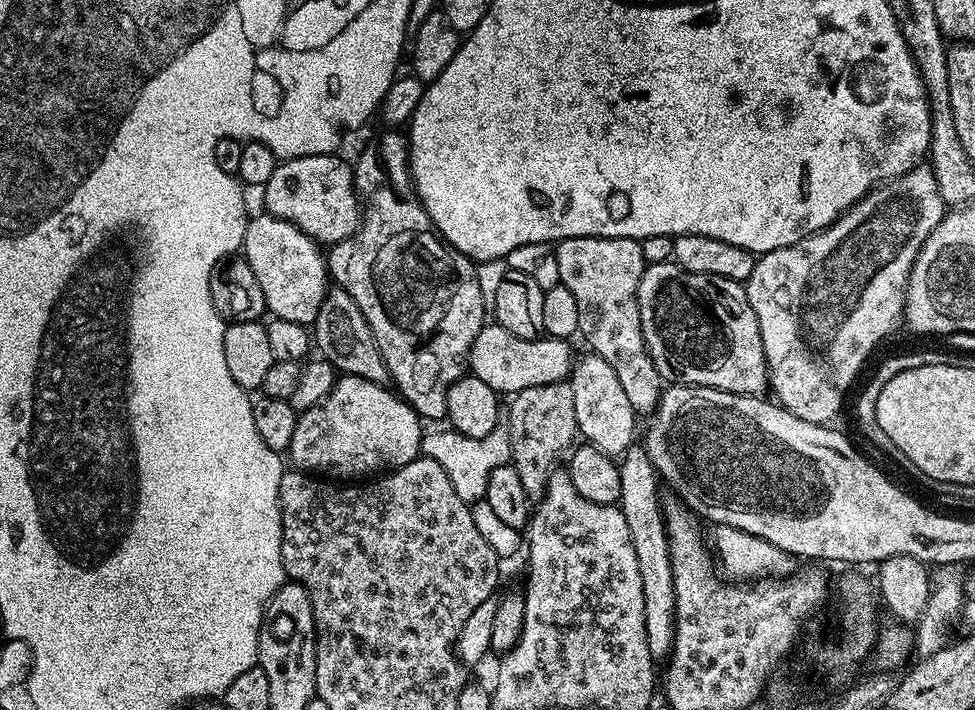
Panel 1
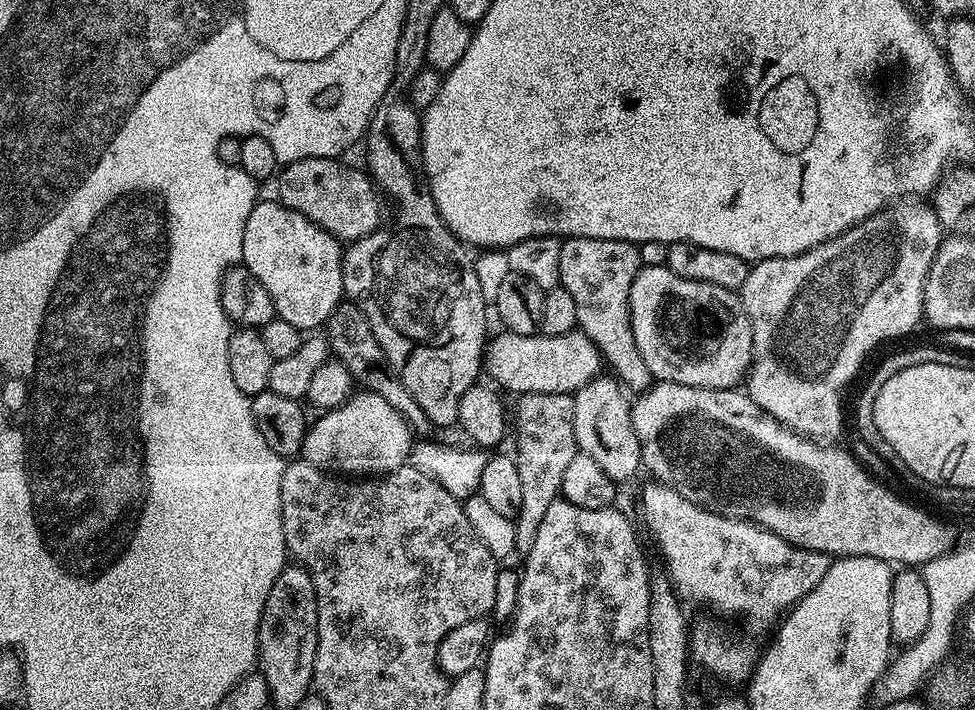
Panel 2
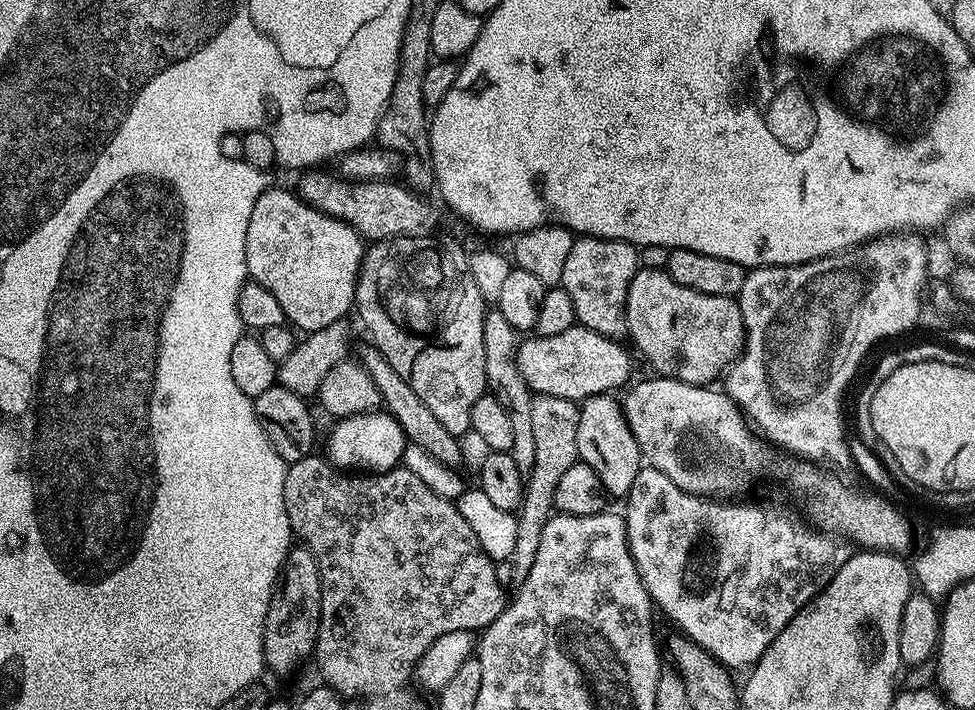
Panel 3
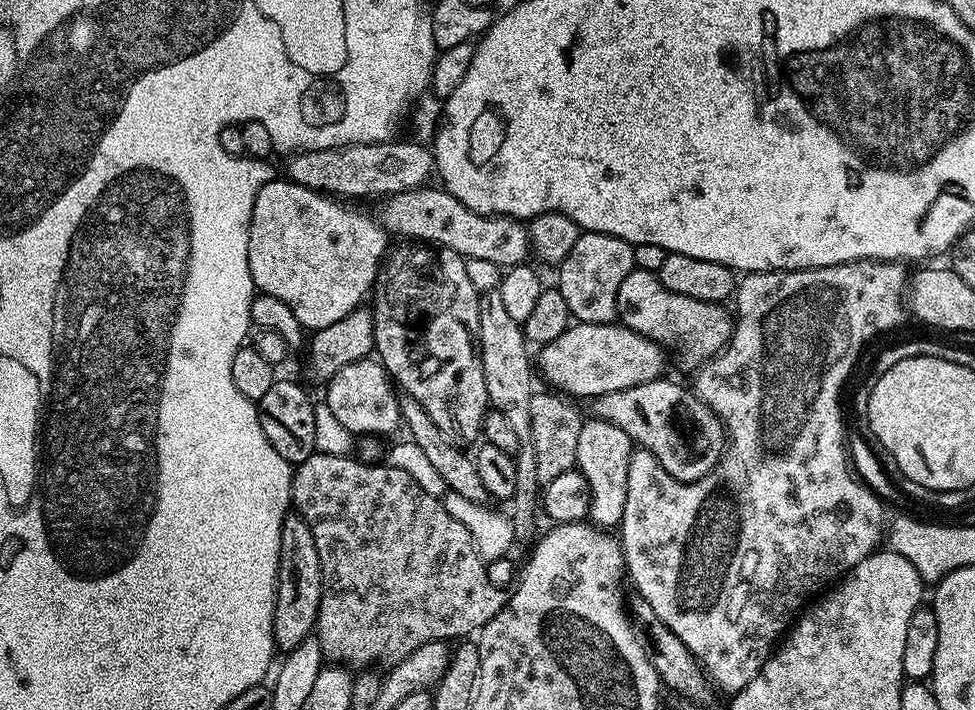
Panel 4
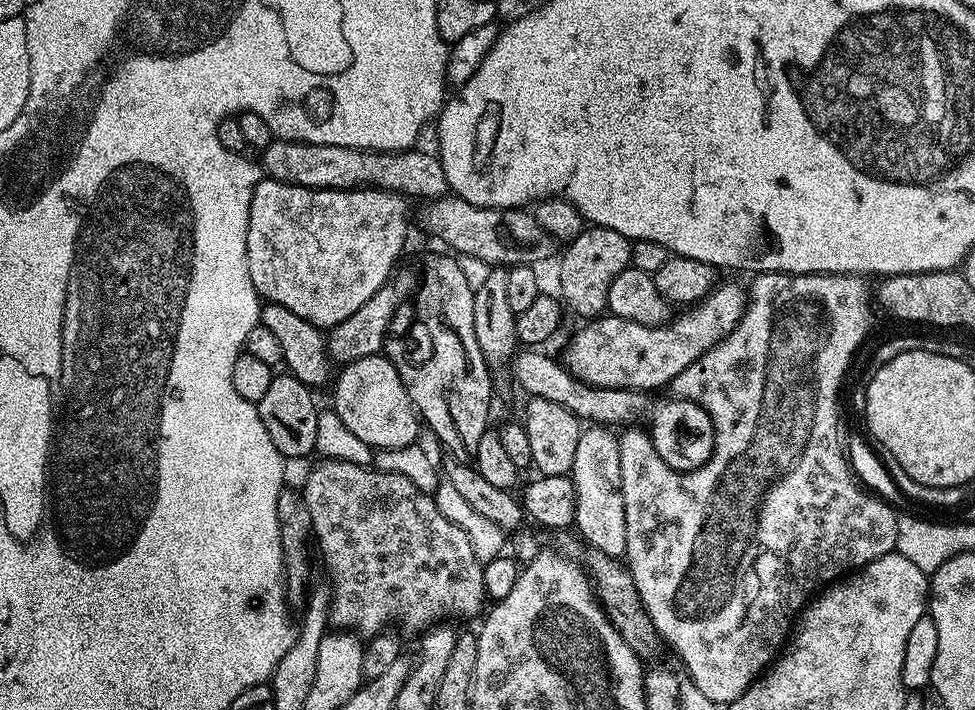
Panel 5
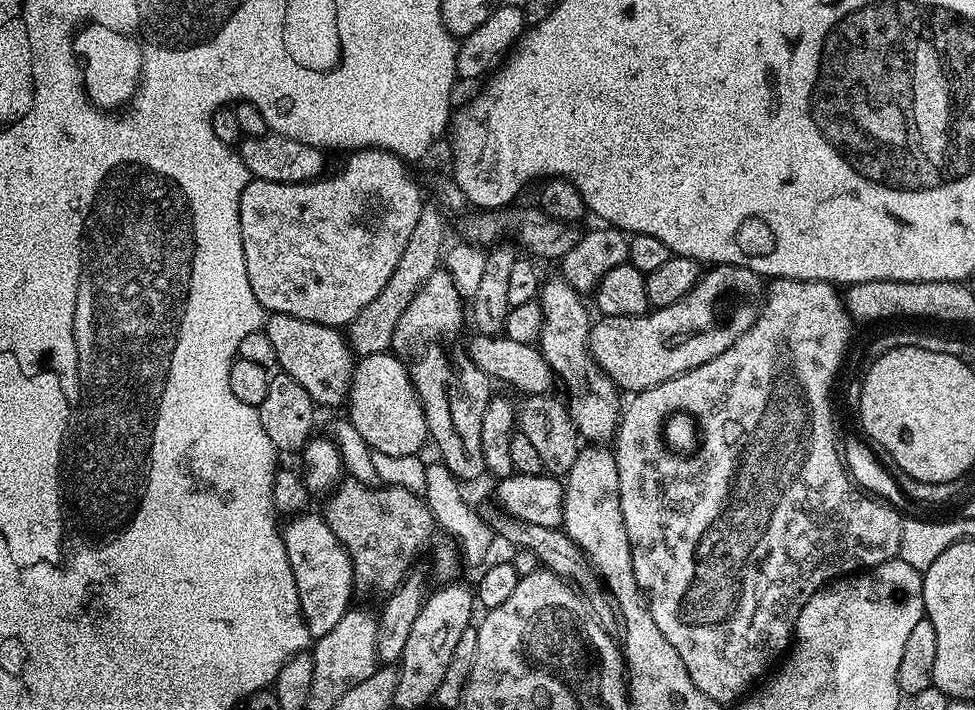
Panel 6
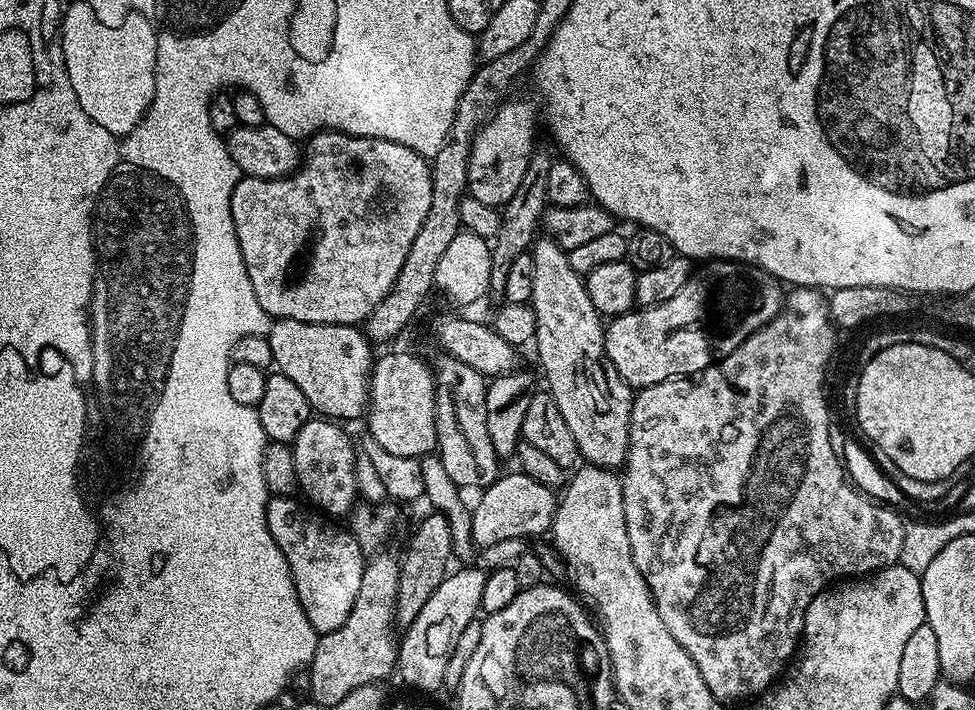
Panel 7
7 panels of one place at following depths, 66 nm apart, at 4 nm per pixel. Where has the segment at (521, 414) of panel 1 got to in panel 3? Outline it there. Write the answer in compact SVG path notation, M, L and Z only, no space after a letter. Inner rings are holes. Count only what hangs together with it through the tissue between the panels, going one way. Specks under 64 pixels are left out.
M539 394L532 397L530 419L534 426L534 466L526 477L524 500L516 516L517 537L511 556L513 585L526 582L526 574L530 574L530 566L534 566L534 557L538 554L538 542L542 542L542 530L546 530L546 522L554 512L554 490L558 490L562 474L578 463L579 417L580 409L575 400Z

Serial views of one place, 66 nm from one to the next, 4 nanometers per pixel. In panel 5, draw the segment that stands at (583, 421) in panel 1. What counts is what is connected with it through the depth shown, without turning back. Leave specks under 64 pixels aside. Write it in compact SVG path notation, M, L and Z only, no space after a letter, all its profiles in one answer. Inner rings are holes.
M604 426L585 427L578 438L578 451L574 453L574 466L570 475L576 488L575 531L587 547L608 556L623 557L626 546L626 506L620 489L622 466L617 433Z

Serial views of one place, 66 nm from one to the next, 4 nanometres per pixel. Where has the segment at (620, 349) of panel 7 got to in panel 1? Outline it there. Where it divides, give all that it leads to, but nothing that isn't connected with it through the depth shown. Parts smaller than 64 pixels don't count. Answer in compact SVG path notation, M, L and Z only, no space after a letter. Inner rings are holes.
M488 322L474 338L472 348L468 352L468 368L471 375L482 378L482 382L486 382L486 386L493 388L496 393L515 394L530 386L567 381L574 367L572 346L567 340L518 338L500 324Z

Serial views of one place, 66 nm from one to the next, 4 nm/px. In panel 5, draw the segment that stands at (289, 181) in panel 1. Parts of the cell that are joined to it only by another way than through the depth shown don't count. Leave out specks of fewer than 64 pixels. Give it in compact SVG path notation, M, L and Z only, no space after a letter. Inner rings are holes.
M447 194L440 199L429 199L424 208L424 228L449 244L453 253L470 258L482 258L489 266L531 264L540 266L558 252L558 242L538 222L531 211L524 208L483 208L466 202L461 196ZM557 248L557 252L556 252ZM556 252L556 253L555 253Z

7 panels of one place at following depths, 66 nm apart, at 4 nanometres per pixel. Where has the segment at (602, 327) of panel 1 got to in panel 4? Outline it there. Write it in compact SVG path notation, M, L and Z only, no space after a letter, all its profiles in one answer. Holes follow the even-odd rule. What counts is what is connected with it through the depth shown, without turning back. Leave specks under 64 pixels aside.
M581 231L577 244L558 265L558 287L570 314L581 324L613 323L617 319L618 289L635 267L633 245L610 234Z

